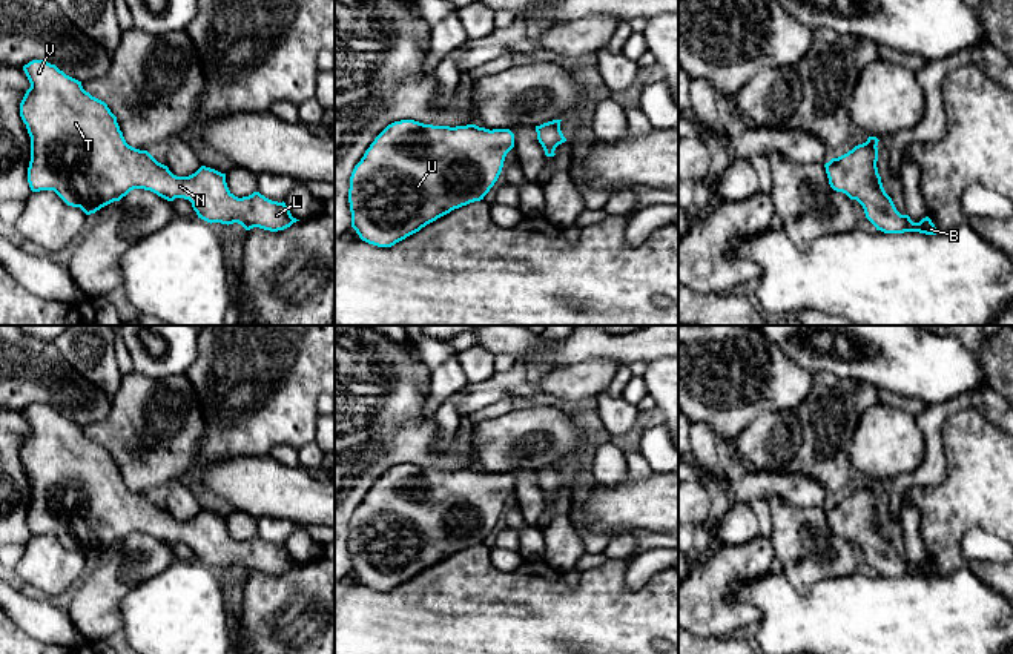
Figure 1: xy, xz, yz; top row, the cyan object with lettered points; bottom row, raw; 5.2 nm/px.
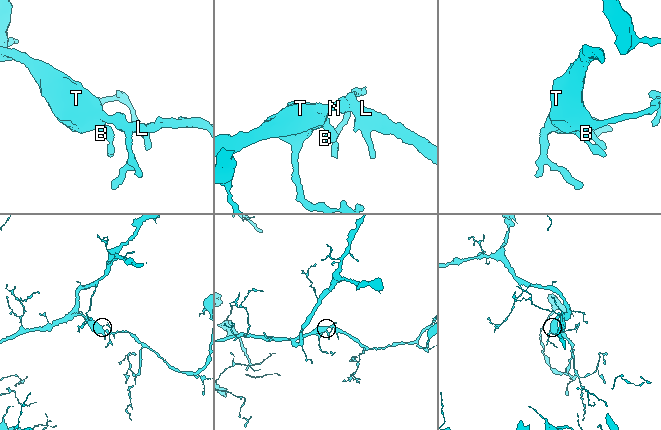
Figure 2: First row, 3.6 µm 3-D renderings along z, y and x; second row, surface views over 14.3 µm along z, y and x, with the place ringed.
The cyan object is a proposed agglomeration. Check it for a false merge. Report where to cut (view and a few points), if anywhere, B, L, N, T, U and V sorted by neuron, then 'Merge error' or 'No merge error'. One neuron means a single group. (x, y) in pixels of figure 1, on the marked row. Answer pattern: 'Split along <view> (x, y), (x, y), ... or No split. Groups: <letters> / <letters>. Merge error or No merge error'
No split. Groups: B L N T U V. No merge error

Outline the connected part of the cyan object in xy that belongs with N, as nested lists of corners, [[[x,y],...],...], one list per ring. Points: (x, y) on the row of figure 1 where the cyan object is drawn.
[[[32,60],[23,71],[31,83],[20,103],[20,117],[31,137],[28,183],[32,192],[54,190],[68,206],[80,207],[86,215],[120,201],[134,189],[144,189],[167,201],[189,200],[198,218],[210,224],[238,223],[246,230],[259,227],[278,232],[299,221],[292,216],[284,201],[272,201],[259,192],[235,197],[227,187],[226,173],[215,169],[201,166],[189,177],[173,175],[147,150],[129,146],[107,104],[86,92],[81,81],[55,64]]]

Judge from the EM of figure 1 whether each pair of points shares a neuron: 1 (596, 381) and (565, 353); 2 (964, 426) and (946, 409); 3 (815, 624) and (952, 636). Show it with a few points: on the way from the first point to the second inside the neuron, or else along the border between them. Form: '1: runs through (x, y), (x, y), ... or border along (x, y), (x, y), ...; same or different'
1: border along (611, 358), (590, 358), (554, 369); different
2: border along (970, 406), (947, 416), (941, 433), (943, 449); different
3: runs through (849, 624), (877, 624), (904, 636), (918, 636); same

